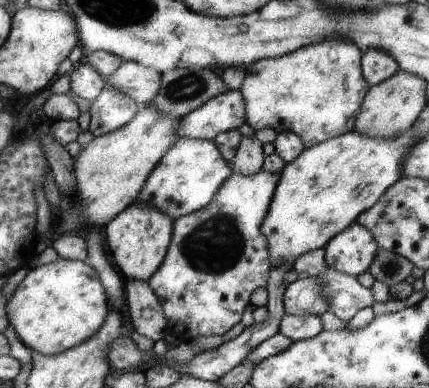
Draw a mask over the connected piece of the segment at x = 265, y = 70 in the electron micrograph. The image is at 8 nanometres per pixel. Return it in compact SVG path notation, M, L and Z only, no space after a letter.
M338 36L299 48L276 59L257 60L247 66L240 88L246 101L247 123L254 131L266 127L277 133L292 131L302 139L306 149L354 130L360 107L371 88L363 75L362 56L356 44Z

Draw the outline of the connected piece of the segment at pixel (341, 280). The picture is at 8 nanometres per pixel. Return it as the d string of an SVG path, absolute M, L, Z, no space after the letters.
M328 266L327 270L321 273L318 277L310 277L316 279L319 284L320 294L327 302L327 310L334 313L340 320L350 320L358 310L371 306L377 302L374 297L374 291L371 288L366 288L360 283L356 277L349 274L342 274L337 270L334 270L331 266Z

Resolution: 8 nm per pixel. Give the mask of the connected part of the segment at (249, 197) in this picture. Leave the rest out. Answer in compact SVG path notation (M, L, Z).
M262 170L249 175L232 171L210 203L174 220L167 256L159 270L147 281L163 308L168 332L176 335L181 342L188 343L198 336L223 335L236 322L240 322L246 306L250 304L250 294L258 287L267 286L272 267L271 251L267 247L268 241L262 226L278 181L279 174Z

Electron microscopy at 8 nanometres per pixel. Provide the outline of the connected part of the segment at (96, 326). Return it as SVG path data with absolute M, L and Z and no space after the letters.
M58 258L24 272L16 282L8 310L11 324L25 346L32 351L57 355L100 332L109 315L110 302L99 270L89 261Z

